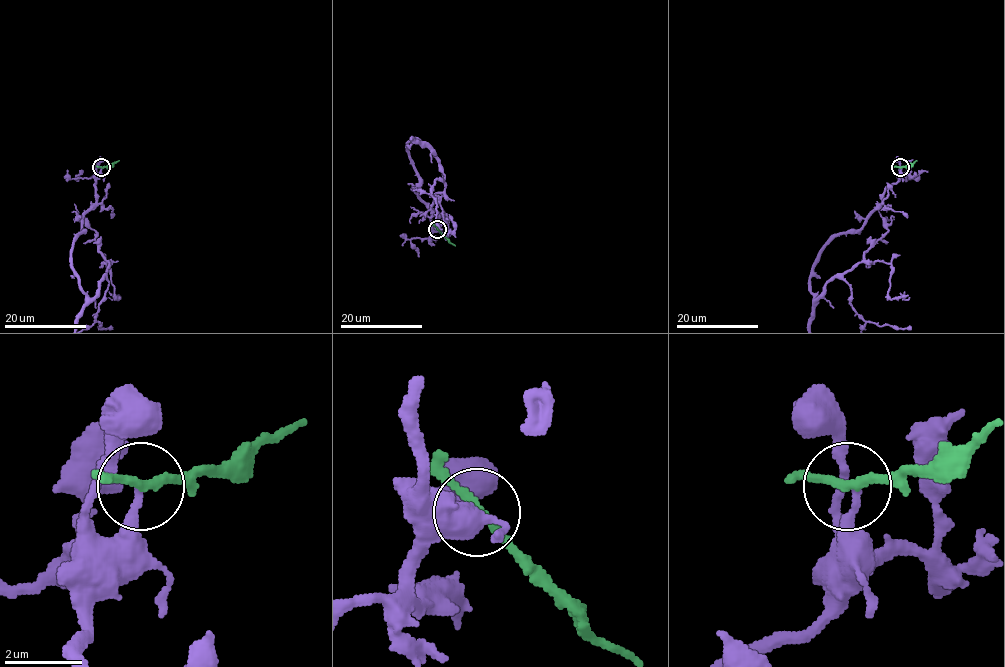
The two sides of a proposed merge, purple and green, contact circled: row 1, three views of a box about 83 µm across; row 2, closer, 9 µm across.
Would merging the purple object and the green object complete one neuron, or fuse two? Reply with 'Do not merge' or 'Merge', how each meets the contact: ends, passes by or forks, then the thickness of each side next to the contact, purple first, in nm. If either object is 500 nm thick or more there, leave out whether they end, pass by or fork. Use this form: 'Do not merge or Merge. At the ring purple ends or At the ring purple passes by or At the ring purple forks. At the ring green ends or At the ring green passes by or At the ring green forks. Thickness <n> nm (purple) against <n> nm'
Do not merge. At the ring purple ends. At the ring green passes by. Thickness 190 nm (purple) against 240 nm

